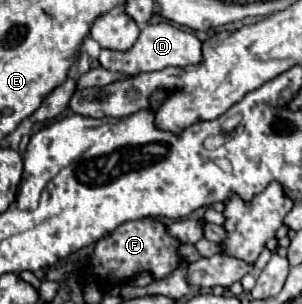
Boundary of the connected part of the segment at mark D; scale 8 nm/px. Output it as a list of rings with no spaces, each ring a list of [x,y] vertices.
[[[152,23],[140,31],[140,37],[132,49],[128,49],[128,51],[102,49],[98,61],[104,69],[116,71],[122,75],[162,71],[166,67],[186,67],[186,65],[196,65],[198,61],[202,61],[202,43],[196,35],[182,31],[170,23]]]

